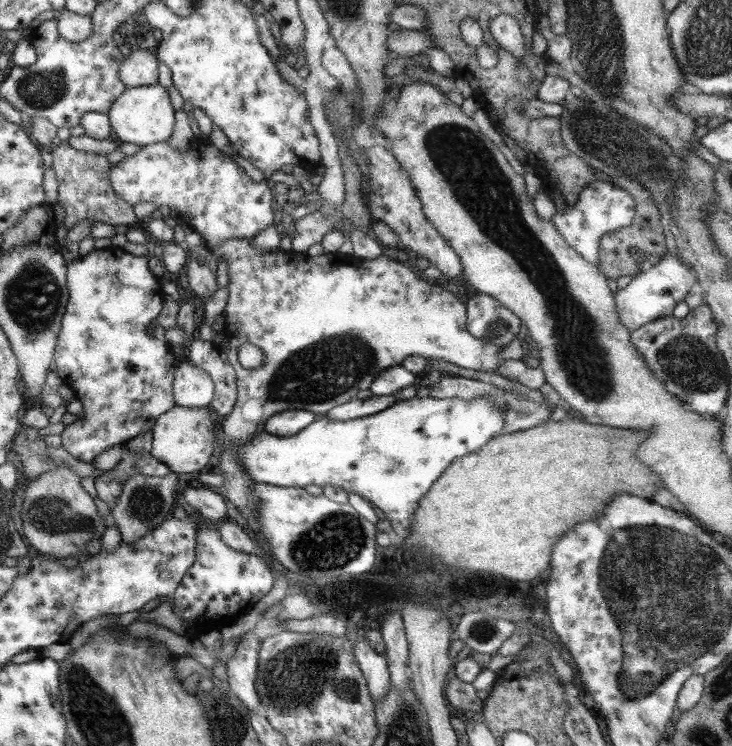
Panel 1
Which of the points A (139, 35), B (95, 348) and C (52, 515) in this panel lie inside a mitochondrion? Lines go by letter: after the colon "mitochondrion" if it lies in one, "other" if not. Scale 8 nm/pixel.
A: other
B: other
C: mitochondrion

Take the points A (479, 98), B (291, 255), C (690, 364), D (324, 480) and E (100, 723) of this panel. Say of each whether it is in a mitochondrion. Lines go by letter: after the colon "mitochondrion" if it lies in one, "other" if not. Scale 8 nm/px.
A: other
B: other
C: mitochondrion
D: other
E: mitochondrion

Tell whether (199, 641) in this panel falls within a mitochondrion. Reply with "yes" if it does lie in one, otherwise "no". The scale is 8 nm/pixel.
no

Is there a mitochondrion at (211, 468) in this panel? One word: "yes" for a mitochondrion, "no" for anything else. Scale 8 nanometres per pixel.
no

